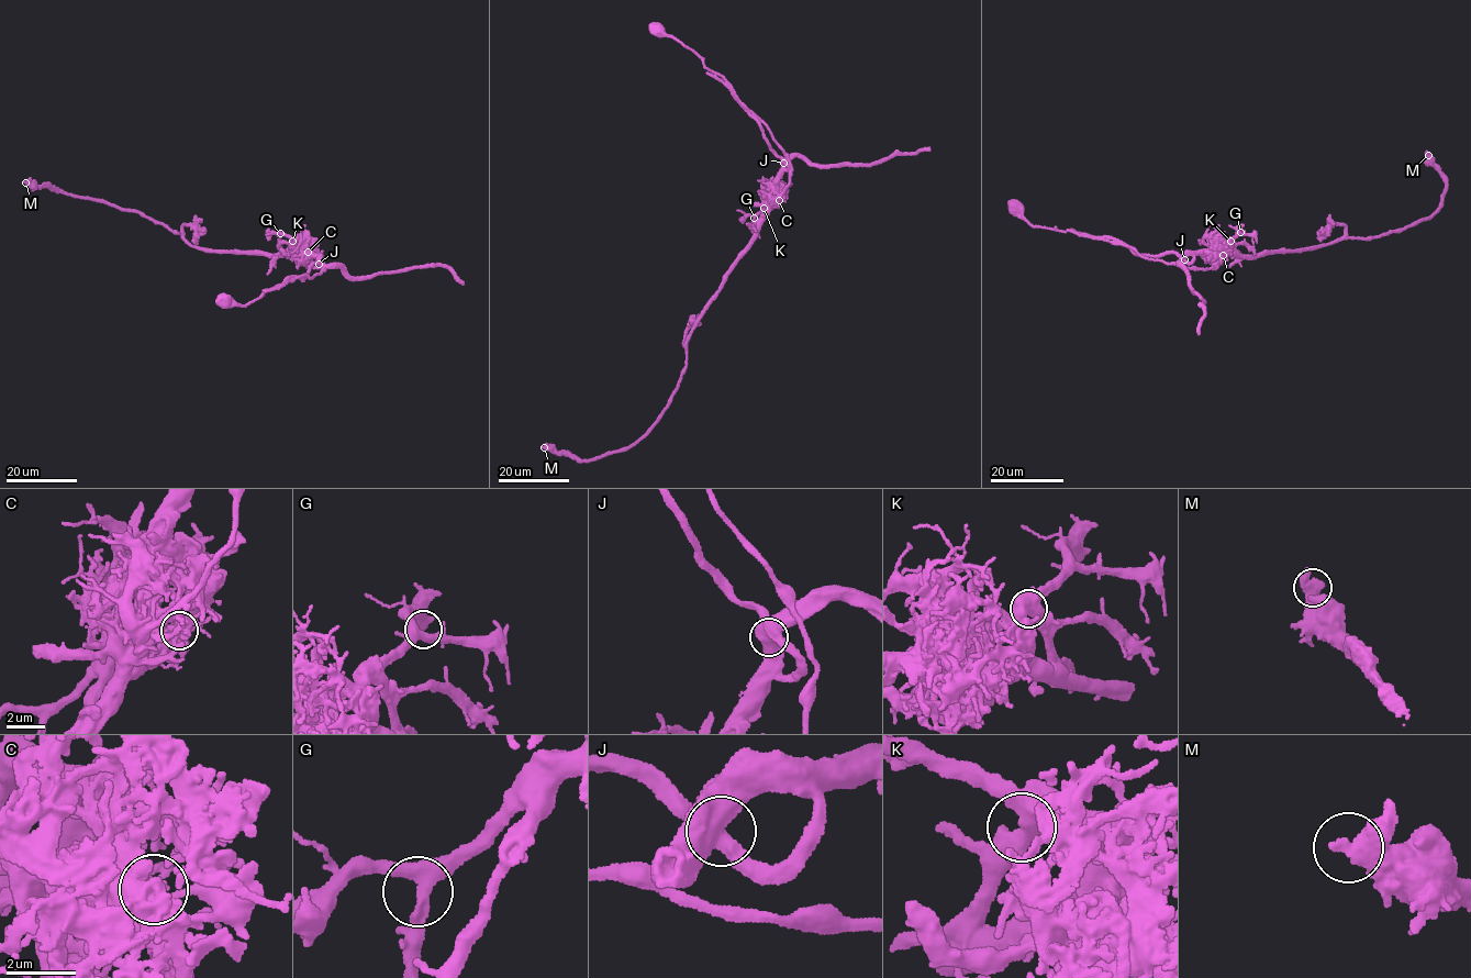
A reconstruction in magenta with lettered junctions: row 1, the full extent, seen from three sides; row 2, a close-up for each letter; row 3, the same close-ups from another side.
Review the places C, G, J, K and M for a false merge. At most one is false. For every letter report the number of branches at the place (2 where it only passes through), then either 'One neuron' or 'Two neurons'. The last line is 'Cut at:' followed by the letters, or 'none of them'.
C: Branches: 4. Two neurons
G: Branches: 3. One neuron
J: Branches: 3. One neuron
K: Branches: 3. One neuron
M: Branches: 3. One neuron
Cut at: C

